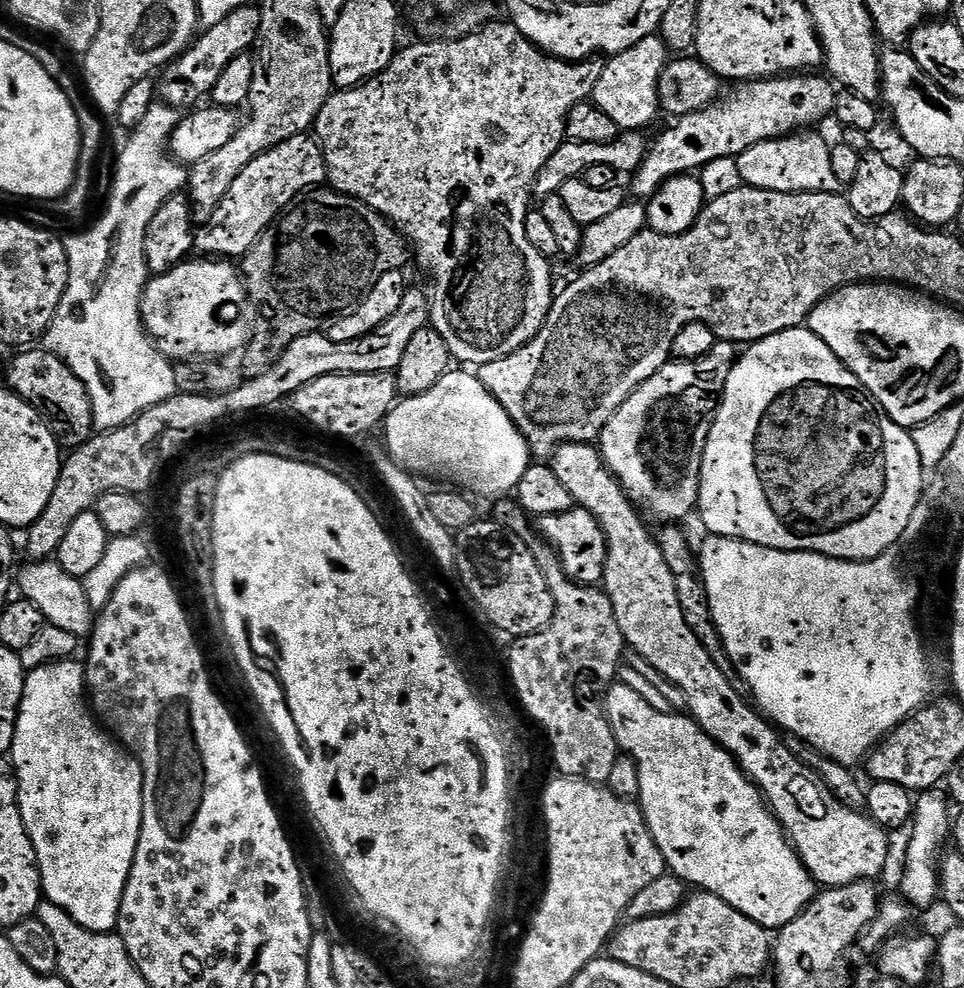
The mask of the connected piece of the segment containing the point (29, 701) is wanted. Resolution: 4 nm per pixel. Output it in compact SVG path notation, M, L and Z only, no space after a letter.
M79 659L53 660L25 675L10 763L16 773L22 822L40 867L43 895L51 904L66 910L78 926L91 932L111 933L118 922L122 894L138 850L144 817L144 775L135 756L121 747L90 711L84 666Z

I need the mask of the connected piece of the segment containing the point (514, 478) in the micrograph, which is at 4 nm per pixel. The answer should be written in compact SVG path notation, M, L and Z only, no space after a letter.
M449 370L426 394L401 399L388 413L383 425L384 440L388 443L387 455L391 456L405 472L417 477L437 476L440 480L449 480L449 485L459 486L465 493L476 496L504 498L515 493L522 482L522 474L533 463L534 457L526 438L514 426L510 414L482 386L479 375L468 370L456 372Z

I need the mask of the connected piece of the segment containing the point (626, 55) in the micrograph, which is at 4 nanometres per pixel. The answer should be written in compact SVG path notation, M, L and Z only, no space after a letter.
M653 34L642 38L632 48L617 52L605 63L602 78L592 91L591 103L601 108L622 130L644 130L655 118L660 106L660 75L670 59L668 47L659 35Z

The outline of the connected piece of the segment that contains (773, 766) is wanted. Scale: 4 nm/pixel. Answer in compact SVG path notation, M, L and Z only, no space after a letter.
M592 442L561 444L550 457L550 467L554 470L558 482L562 482L566 490L570 490L573 505L594 514L594 518L602 526L608 543L602 590L614 606L614 618L618 618L618 626L624 635L625 645L641 655L650 666L658 669L674 686L678 686L679 690L686 692L687 711L692 719L702 726L706 734L710 734L710 738L714 738L714 742L718 742L736 759L736 763L749 778L756 781L756 786L763 792L765 801L776 816L776 821L784 828L784 833L796 847L796 852L802 858L808 873L815 878L817 885L837 888L850 886L850 882L859 880L875 881L876 876L882 875L884 867L888 864L889 833L882 826L878 826L878 822L874 822L871 816L838 799L820 781L820 777L788 749L785 737L747 699L744 701L736 693L730 677L712 661L702 642L694 638L694 630L690 630L690 626L686 626L686 618L682 618L682 606L678 606L676 579L670 566L666 566L666 558L662 558L662 550L658 546L653 529L647 528L649 525L645 517L629 500L619 480L604 464L599 447Z

